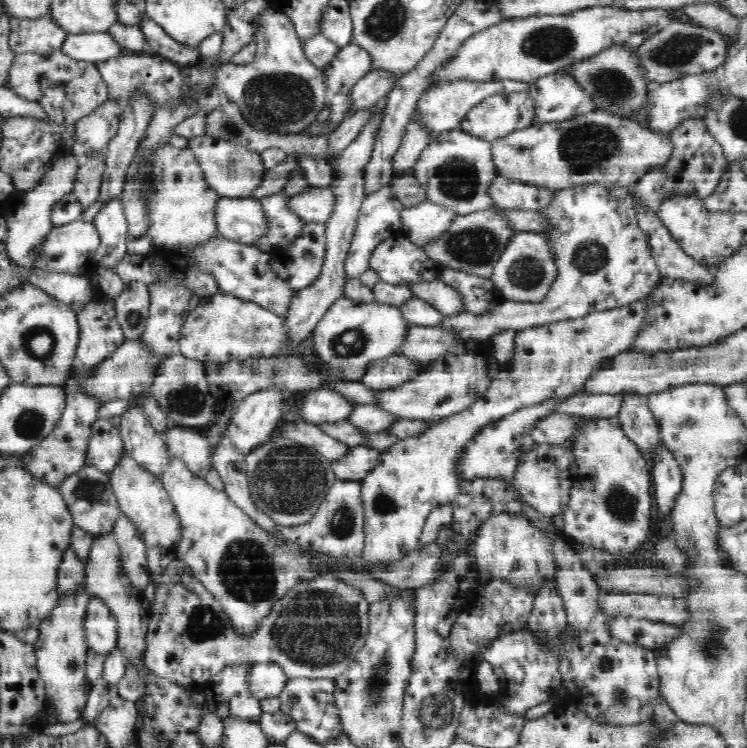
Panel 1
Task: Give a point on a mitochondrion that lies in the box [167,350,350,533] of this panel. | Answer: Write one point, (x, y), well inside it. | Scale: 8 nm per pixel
(289, 480)

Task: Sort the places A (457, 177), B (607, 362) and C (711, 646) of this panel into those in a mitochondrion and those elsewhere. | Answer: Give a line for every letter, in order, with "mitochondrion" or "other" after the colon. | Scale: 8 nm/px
A: mitochondrion
B: other
C: mitochondrion

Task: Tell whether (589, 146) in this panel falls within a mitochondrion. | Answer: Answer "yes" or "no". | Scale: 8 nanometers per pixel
yes

